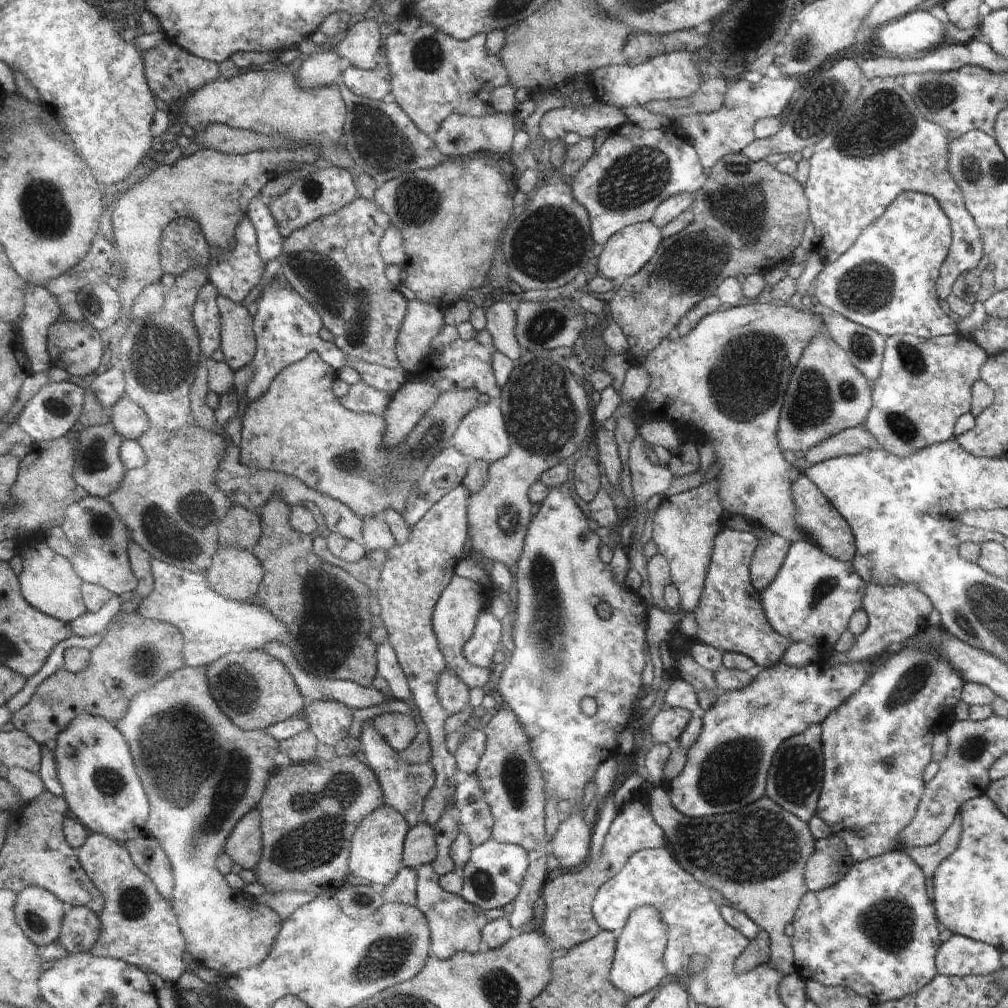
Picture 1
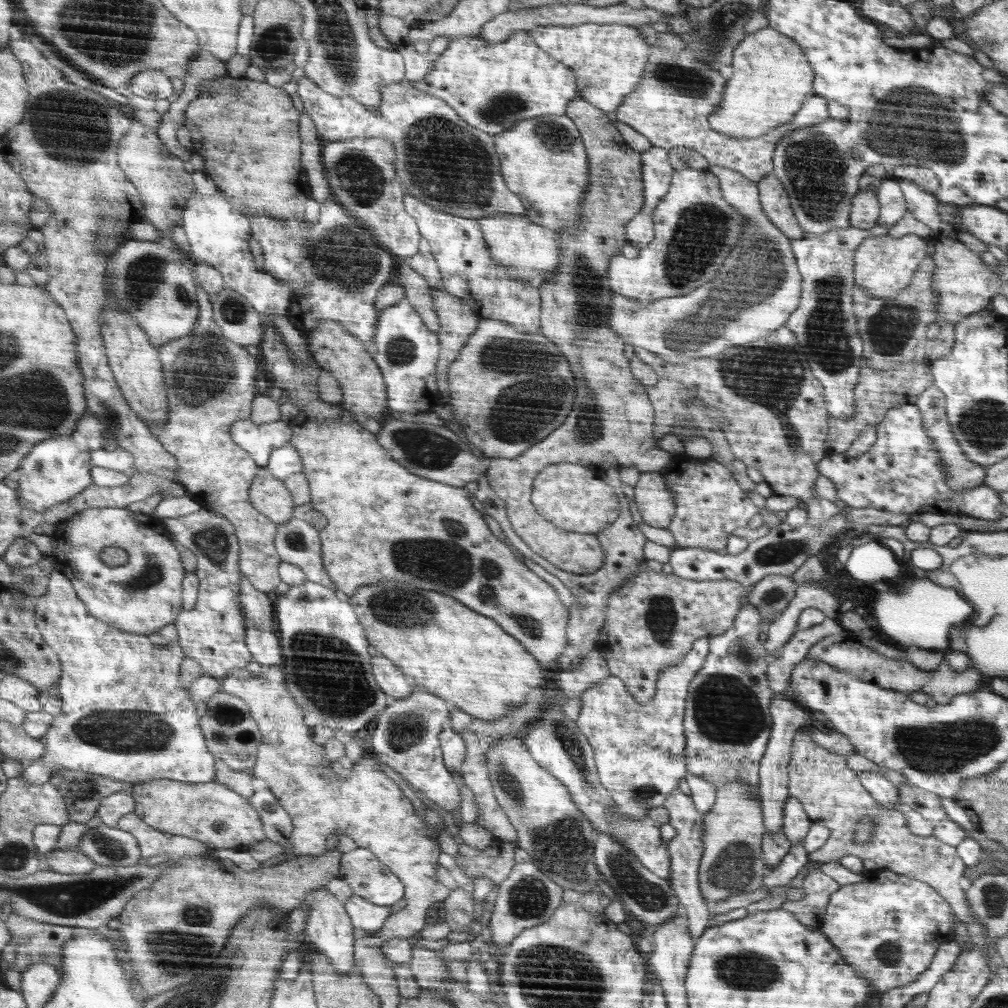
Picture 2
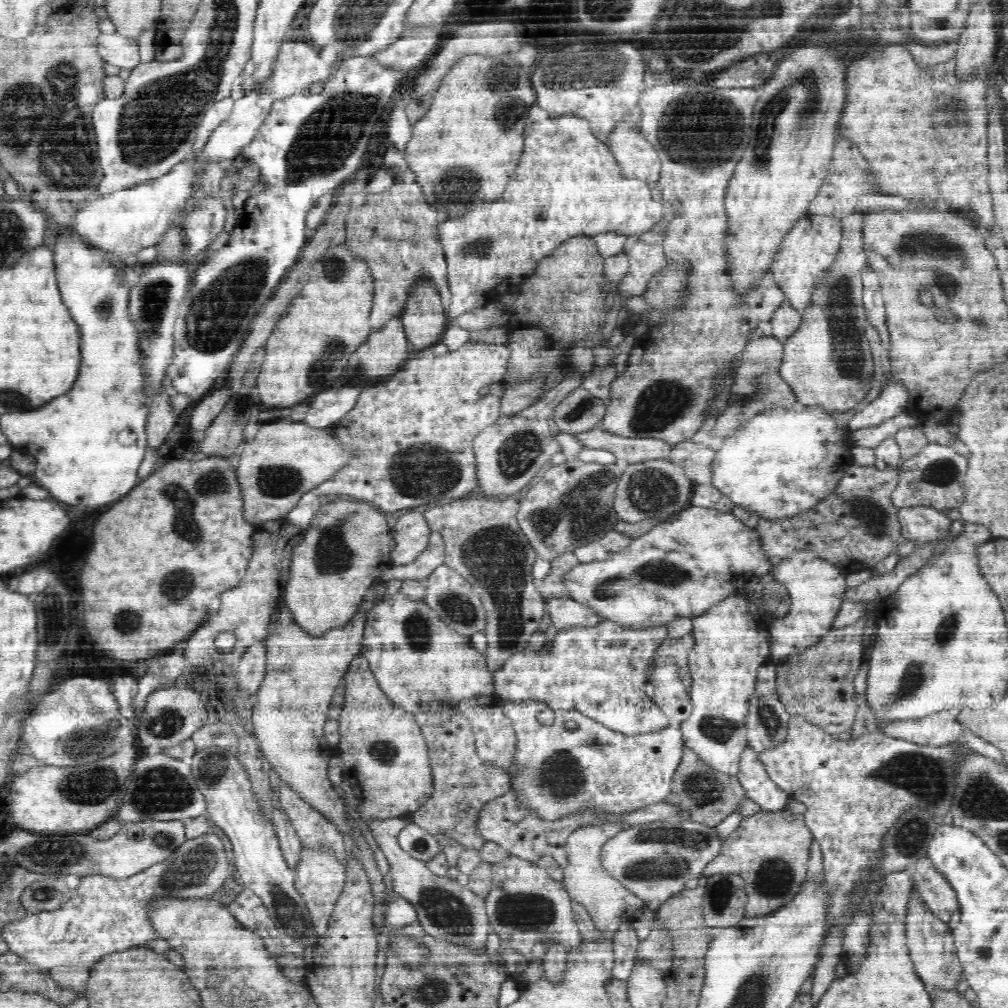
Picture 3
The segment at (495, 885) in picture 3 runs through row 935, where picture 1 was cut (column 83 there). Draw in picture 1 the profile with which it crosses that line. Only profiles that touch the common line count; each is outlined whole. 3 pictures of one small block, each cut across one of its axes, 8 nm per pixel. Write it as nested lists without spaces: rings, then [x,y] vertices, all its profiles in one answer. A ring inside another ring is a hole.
[[[94,495],[80,498],[78,504],[70,506],[66,524],[62,527],[78,548],[78,554],[74,554],[71,560],[84,581],[104,586],[115,596],[122,597],[138,590],[140,580],[129,555],[130,542],[133,540],[131,530],[112,502]]]

